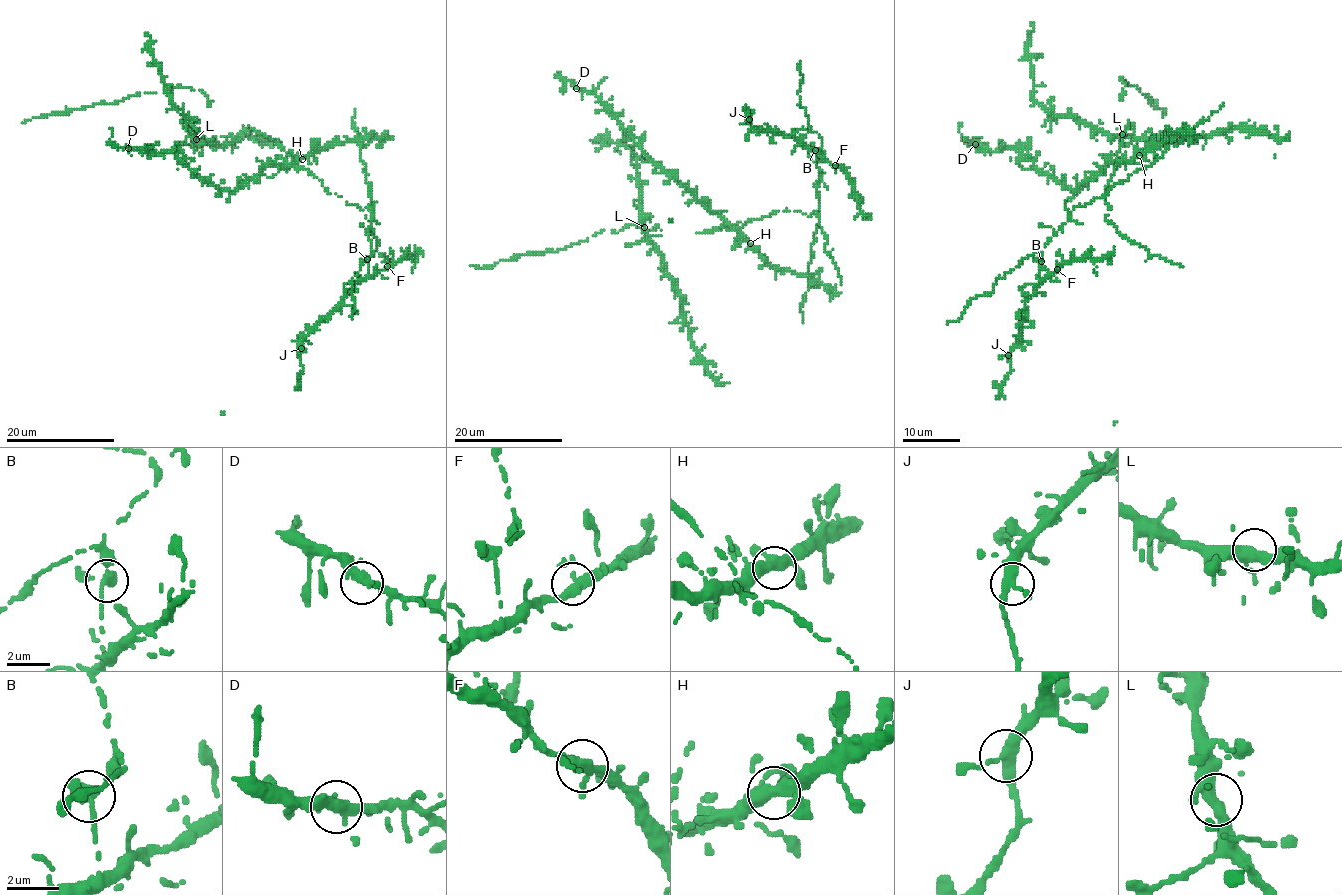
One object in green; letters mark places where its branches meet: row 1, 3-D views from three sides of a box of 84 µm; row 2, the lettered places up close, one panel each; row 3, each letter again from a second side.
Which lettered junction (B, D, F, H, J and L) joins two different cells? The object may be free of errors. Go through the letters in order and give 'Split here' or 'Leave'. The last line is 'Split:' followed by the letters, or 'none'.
B: Split here
D: Leave
F: Leave
H: Leave
J: Leave
L: Leave
Split: B

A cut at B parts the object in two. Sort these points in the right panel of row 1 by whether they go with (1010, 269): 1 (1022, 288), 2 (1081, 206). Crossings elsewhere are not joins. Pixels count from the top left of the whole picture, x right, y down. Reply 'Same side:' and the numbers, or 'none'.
Same side: 2

